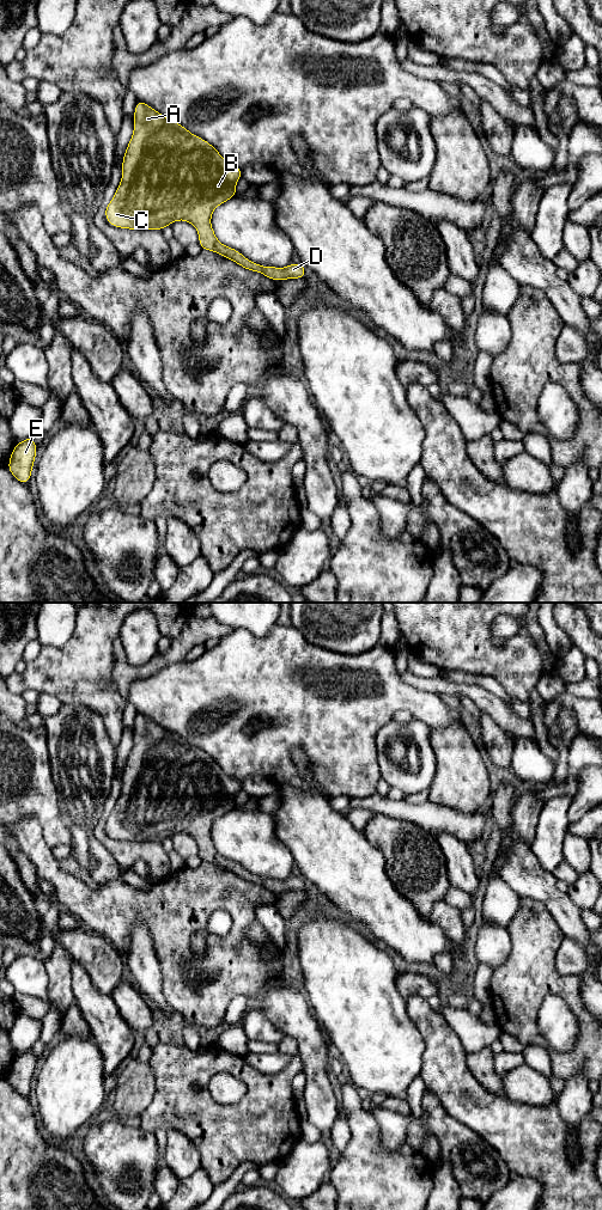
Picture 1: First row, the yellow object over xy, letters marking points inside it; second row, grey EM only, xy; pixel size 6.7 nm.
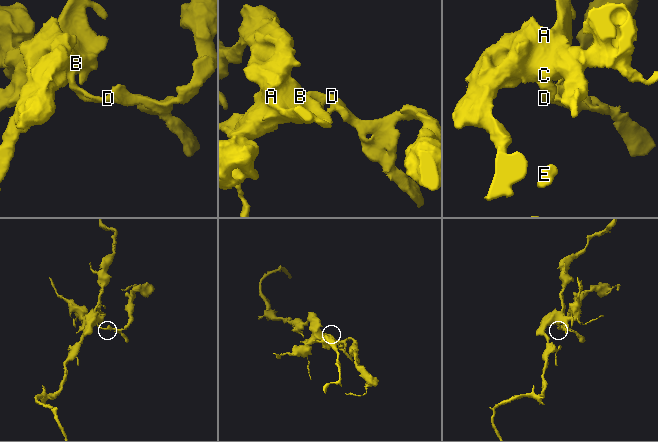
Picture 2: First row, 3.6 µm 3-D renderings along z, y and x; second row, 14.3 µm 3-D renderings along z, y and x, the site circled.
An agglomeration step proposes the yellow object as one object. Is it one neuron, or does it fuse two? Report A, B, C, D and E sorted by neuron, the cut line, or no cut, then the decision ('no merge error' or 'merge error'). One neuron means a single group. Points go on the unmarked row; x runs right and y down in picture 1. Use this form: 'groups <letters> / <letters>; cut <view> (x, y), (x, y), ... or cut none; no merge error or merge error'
groups A B C D E; cut none; no merge error

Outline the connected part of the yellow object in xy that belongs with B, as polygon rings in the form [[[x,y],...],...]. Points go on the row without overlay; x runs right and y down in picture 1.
[[[138,713],[133,748],[122,772],[121,795],[105,819],[105,831],[120,841],[158,843],[177,832],[184,832],[197,842],[199,856],[203,862],[217,864],[247,882],[257,884],[274,893],[303,891],[306,880],[302,875],[292,874],[286,880],[263,879],[217,851],[211,837],[212,825],[237,807],[236,795],[239,790],[242,781],[226,775],[211,756]]]

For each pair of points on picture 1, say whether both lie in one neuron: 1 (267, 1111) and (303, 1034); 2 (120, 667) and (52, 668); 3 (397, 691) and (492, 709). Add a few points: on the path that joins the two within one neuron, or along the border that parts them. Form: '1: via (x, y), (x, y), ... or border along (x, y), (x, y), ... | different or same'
1: border along (298, 1053), (302, 1061), (302, 1070) | different
2: border along (114, 640), (111, 682), (120, 694) | different
3: border along (412, 685), (438, 696) | different

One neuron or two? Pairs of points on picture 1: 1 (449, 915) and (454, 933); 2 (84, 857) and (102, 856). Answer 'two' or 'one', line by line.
1: one
2: two

